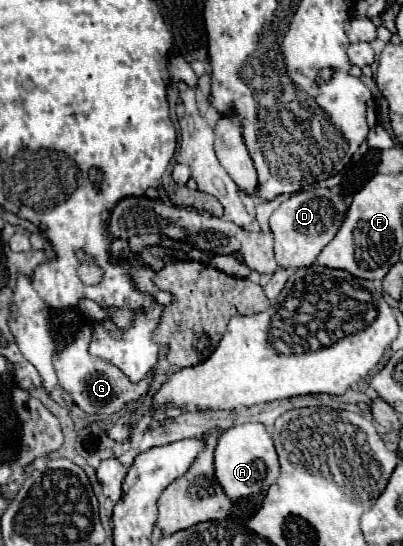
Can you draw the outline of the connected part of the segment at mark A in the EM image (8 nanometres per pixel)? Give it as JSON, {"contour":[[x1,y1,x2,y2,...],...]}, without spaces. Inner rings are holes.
{"contour":[[241,424,225,430,219,436,215,448,215,478,227,498,239,500,263,490,263,482,269,478,269,486,279,478,277,452,271,440,271,432,263,424]]}

